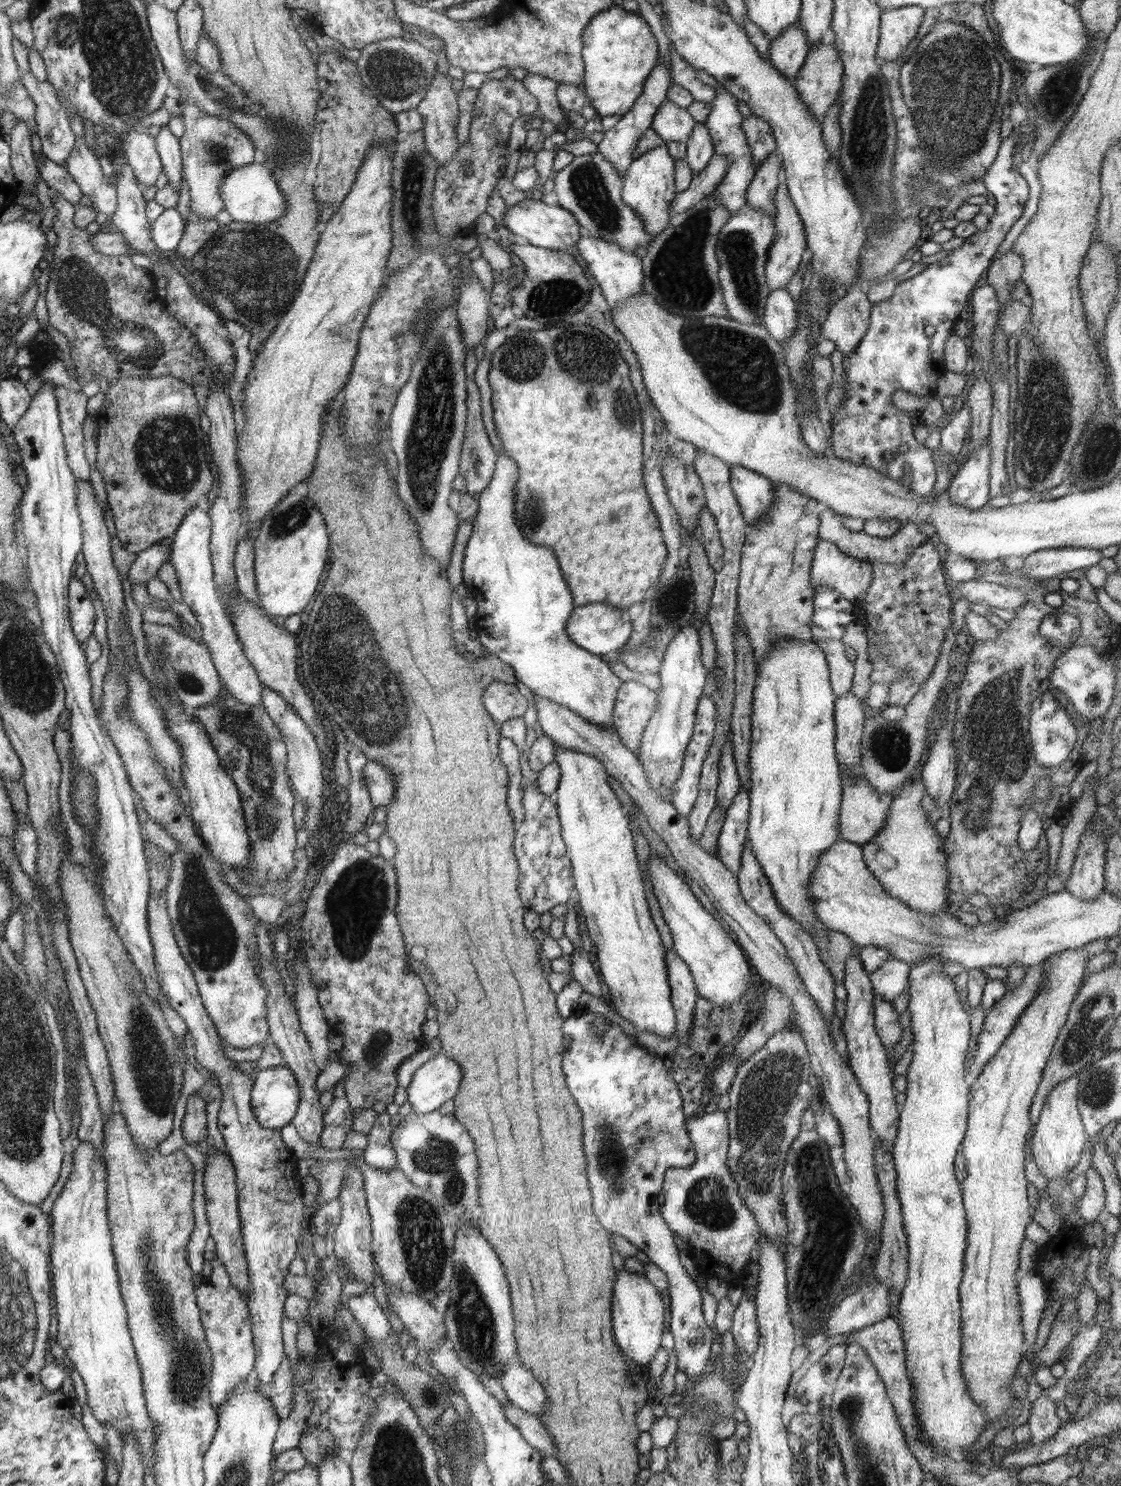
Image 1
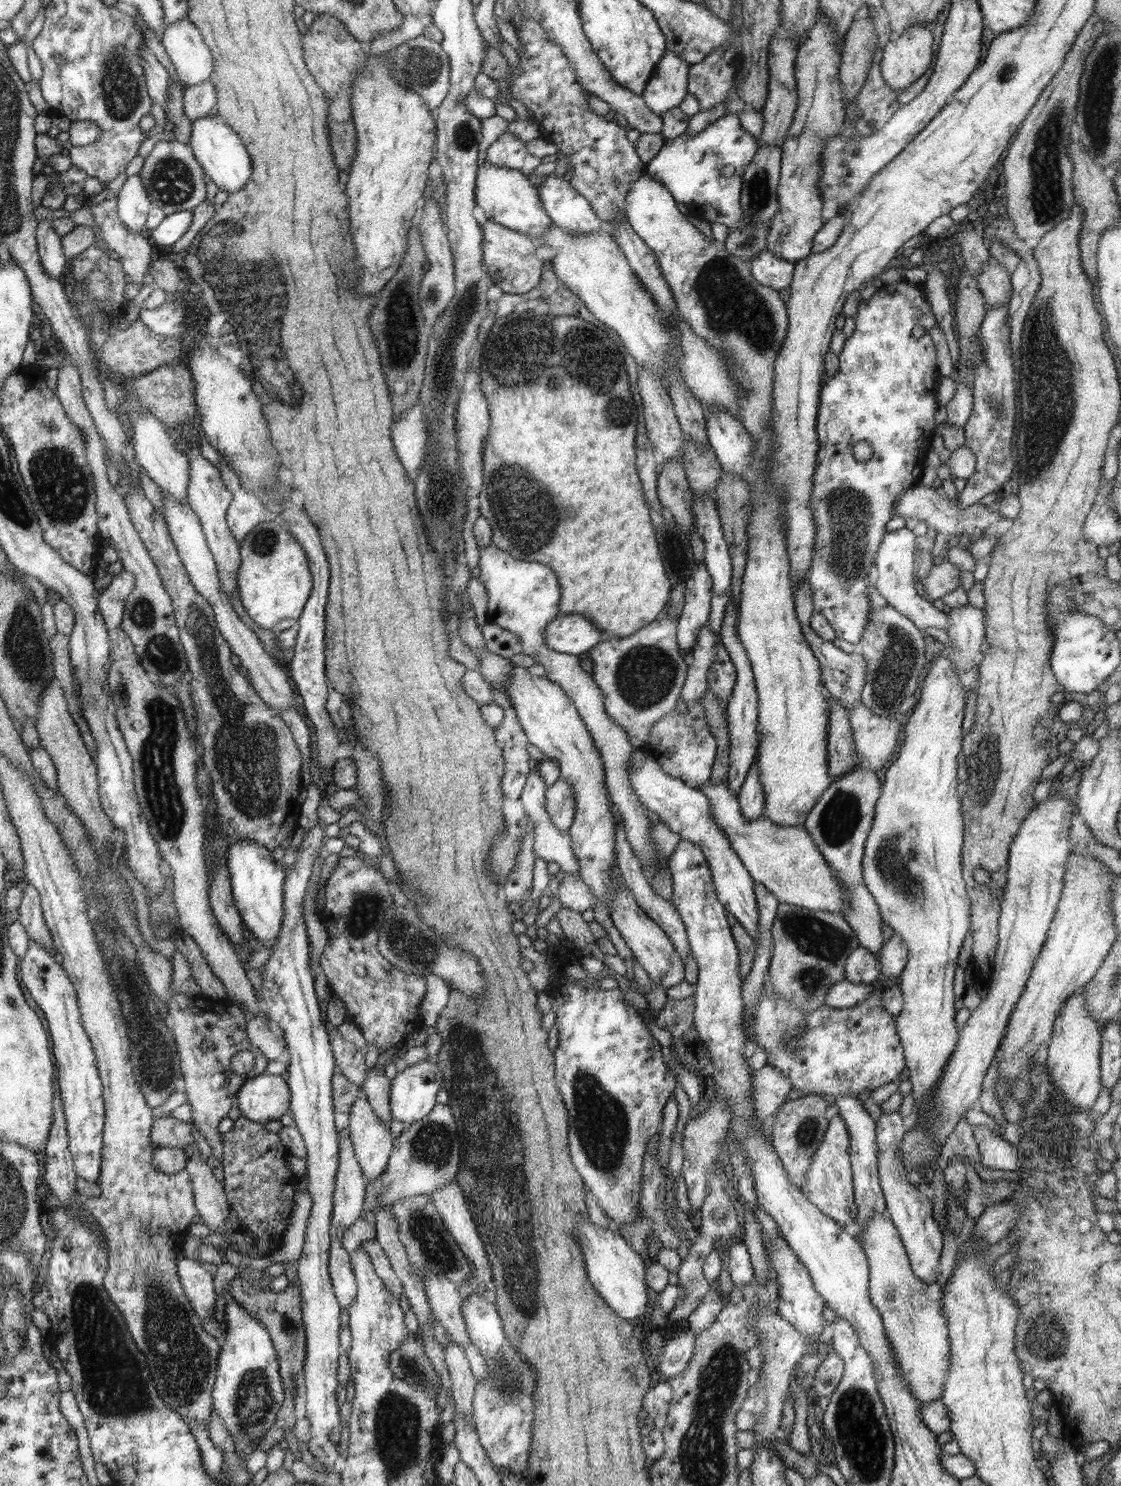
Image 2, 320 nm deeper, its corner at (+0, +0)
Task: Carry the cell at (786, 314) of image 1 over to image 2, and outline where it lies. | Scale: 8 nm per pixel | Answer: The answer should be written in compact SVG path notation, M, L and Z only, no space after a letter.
M767 248L749 262L751 275L763 285L778 292L790 286L795 273L795 263L784 260Z

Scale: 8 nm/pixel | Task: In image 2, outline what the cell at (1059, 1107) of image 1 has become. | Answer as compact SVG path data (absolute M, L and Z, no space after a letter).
M1084 989L1066 1000L1062 1012L1056 1016L1054 1030L1047 1044L1046 1058L1046 1068L1055 1089L1065 1098L1065 1104L1068 1103L1079 1111L1092 1108L1103 1086L1100 1068L1100 1026L1096 1020L1090 1018L1084 1005Z

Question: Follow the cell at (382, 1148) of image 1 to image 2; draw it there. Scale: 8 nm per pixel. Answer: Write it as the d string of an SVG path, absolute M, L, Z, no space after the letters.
M376 1065L367 1070L366 1080L362 1084L362 1091L374 1108L374 1114L389 1125L394 1120L390 1113L390 1091L392 1081L384 1073L383 1067Z

